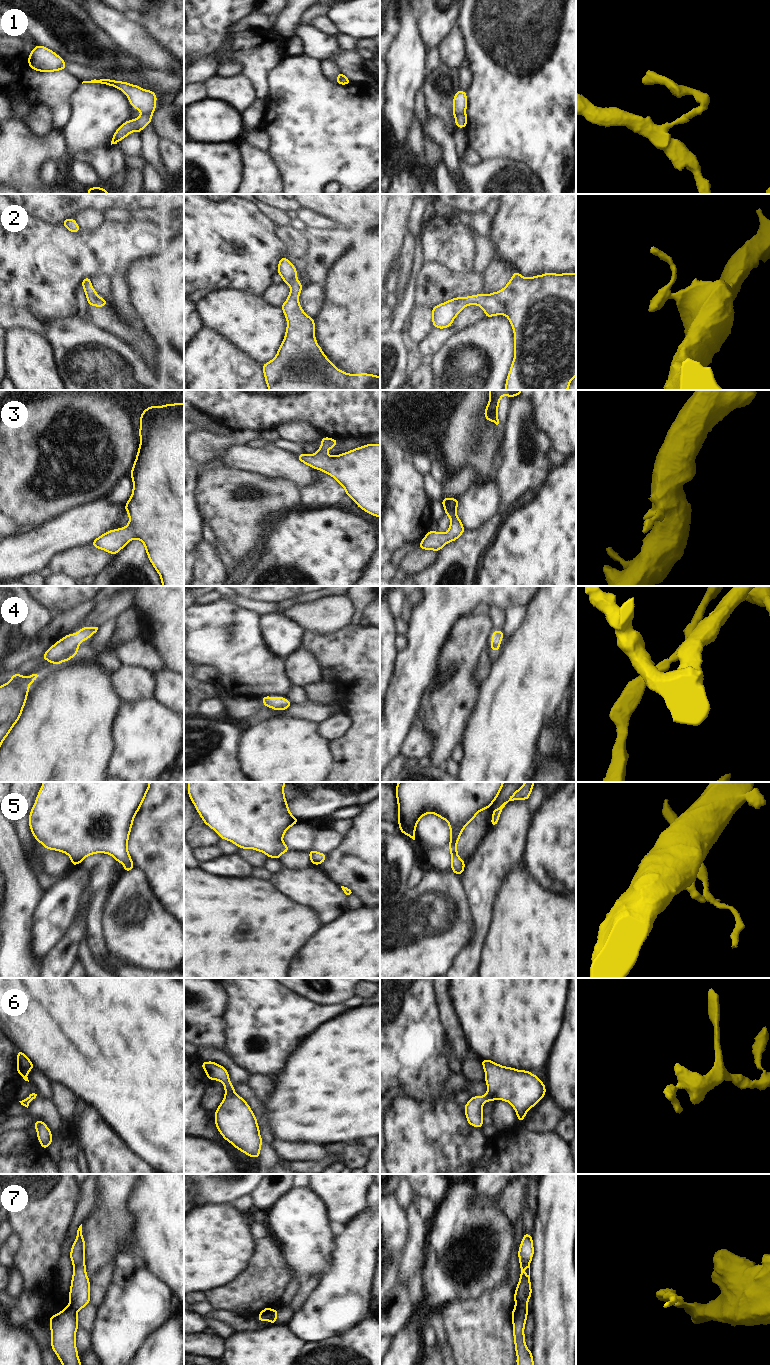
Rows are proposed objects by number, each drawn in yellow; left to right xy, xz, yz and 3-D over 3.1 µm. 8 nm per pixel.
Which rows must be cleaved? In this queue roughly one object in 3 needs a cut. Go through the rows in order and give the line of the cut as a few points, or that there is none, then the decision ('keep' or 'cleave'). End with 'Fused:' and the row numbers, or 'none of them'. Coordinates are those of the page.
1: xz (337, 78), (345, 78), (347, 84) | cleave
2: no cut | keep
3: no cut | keep
4: no cut | keep
5: no cut | keep
6: no cut | keep
7: yz (514, 1308), (527, 1310) | cleave
Fused: 1, 7

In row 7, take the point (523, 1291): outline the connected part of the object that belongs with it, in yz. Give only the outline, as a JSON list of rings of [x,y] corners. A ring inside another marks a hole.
[[[524,1232],[522,1241],[519,1245],[518,1259],[520,1263],[520,1277],[514,1293],[514,1309],[528,1310],[528,1301],[532,1296],[530,1281],[530,1264],[534,1255],[532,1234]]]

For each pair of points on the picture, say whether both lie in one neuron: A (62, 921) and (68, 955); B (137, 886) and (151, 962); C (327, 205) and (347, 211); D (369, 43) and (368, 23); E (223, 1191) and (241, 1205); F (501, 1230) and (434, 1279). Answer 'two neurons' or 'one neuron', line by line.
A: two neurons
B: one neuron
C: one neuron
D: two neurons
E: two neurons
F: one neuron

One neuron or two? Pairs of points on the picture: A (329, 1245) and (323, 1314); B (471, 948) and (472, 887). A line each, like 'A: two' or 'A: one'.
A: two
B: one

